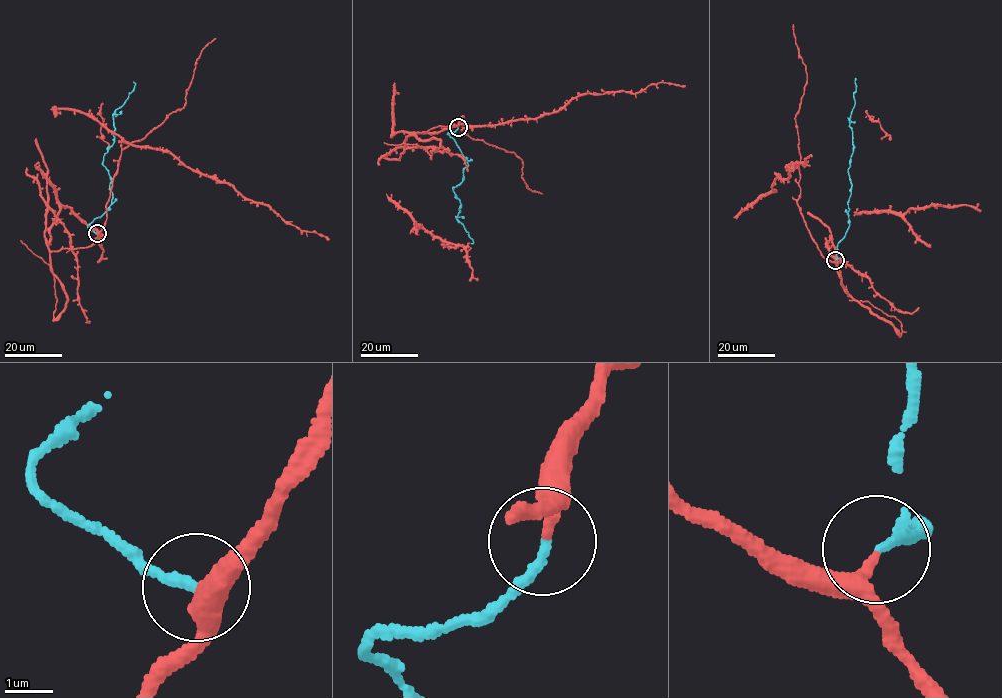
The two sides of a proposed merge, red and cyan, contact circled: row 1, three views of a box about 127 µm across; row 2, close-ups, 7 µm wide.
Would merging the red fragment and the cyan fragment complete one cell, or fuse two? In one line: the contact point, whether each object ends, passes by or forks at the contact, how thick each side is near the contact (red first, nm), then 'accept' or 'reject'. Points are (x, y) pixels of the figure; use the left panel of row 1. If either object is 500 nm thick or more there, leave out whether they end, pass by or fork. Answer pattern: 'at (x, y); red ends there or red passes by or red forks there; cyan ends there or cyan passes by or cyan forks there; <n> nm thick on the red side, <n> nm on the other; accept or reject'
at (97, 233); red ends there; cyan ends there; 260 nm thick on the red side, 200 nm on the other; accept

